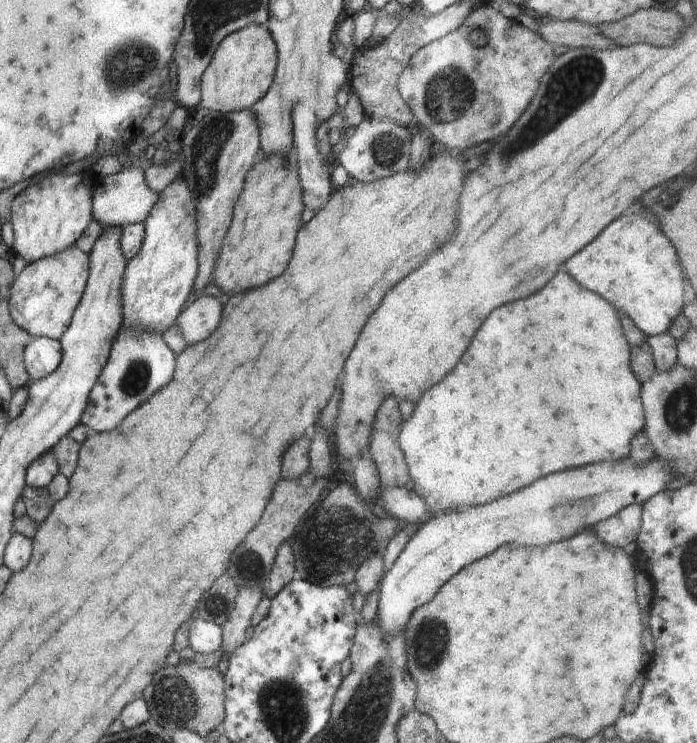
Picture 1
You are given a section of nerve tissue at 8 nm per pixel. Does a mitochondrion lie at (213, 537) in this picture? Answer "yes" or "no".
no

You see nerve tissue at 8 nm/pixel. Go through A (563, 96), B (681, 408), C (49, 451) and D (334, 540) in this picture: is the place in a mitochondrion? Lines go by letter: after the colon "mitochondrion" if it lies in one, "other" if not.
A: mitochondrion
B: mitochondrion
C: other
D: mitochondrion

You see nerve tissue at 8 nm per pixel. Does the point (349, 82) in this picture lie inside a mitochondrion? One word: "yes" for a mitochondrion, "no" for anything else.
no

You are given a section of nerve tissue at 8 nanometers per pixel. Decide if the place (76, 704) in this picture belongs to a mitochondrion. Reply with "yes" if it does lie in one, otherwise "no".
no

